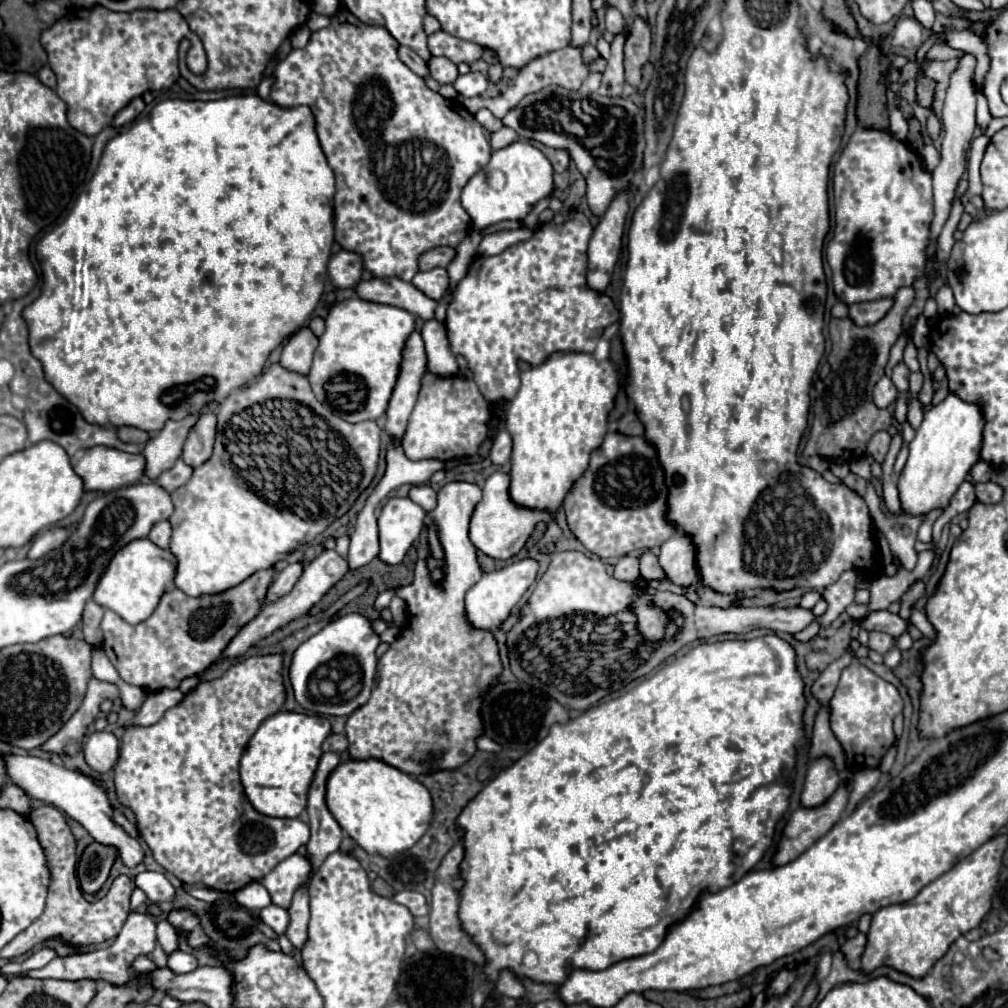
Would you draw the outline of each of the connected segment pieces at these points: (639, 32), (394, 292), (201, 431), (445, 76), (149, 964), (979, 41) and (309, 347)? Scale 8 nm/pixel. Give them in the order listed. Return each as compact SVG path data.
M637 18L625 42L625 80L635 88L641 82L641 68L643 64L649 62L649 54L651 54L651 30L645 20Z
M371 278L367 282L359 282L355 290L363 300L403 308L421 320L433 320L435 316L437 302L421 294L421 290L411 282L403 282L399 278Z
M207 412L191 428L183 446L183 456L181 456L191 468L197 468L209 460L213 452L213 442L215 442L215 426L217 426L215 414Z
M431 58L429 60L429 68L431 68L431 76L439 82L439 84L453 84L459 76L457 64L453 64L449 58Z
M139 954L133 962L131 962L131 970L135 970L135 972L141 972L141 974L151 974L153 970L157 970L159 966L153 962L153 960L149 960L145 954Z
M947 26L943 30L945 34L945 44L949 44L951 48L963 50L967 54L973 54L973 58L977 60L975 66L975 84L981 88L983 86L983 78L989 70L989 56L987 56L987 48L981 36L969 32L969 30L955 30L951 26Z
M309 328L299 330L283 348L281 366L285 366L285 370L289 370L289 372L297 372L297 374L307 376L317 342L319 340L313 336L313 332Z

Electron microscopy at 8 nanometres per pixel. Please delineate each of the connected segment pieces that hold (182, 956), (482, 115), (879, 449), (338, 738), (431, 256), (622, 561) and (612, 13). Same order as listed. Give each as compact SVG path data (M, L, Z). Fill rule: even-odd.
M173 952L169 958L167 958L167 968L175 974L187 974L187 972L193 972L197 968L197 958L193 954L187 954L187 952Z
M479 110L479 112L475 114L475 118L477 118L477 122L479 122L487 132L497 132L497 130L503 126L503 122L497 120L489 110Z
M881 430L877 434L873 434L873 438L869 440L869 454L877 460L877 462L883 462L887 450L889 450L889 444L891 444L891 436Z
M331 734L331 736L327 736L327 740L323 742L323 750L325 750L325 752L341 754L343 750L347 750L347 738L345 738L343 734Z
M441 246L441 248L433 248L429 252L425 252L421 258L419 258L419 270L431 270L435 266L447 266L453 258L455 258L455 248L449 248L449 246Z
M623 556L615 562L615 574L617 580L627 580L633 582L639 578L639 558L635 556Z
M609 8L607 10L607 16L605 16L605 24L607 24L607 32L611 32L613 36L617 36L617 34L623 34L625 32L625 18L623 18L623 14L617 10L617 8Z

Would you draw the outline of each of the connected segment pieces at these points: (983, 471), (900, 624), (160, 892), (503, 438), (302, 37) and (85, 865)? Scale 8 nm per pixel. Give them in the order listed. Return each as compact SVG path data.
M979 460L973 468L971 468L971 476L975 482L987 482L991 478L991 466L983 460Z
M879 610L879 612L871 612L869 618L863 622L865 630L881 630L887 632L891 636L901 636L903 632L909 630L909 620L903 620L899 614L891 614L887 610Z
M141 872L135 878L137 888L141 888L151 902L171 902L175 900L175 888L161 872Z
M501 430L495 440L493 440L493 448L491 448L491 460L493 464L505 464L511 458L511 436L507 430Z
M306 26L297 28L290 36L290 42L293 48L303 48L307 45L311 31Z
M91 842L83 850L77 862L77 878L83 894L95 896L103 888L113 868L113 858L117 858L117 854L113 854L113 846L101 846L99 842Z

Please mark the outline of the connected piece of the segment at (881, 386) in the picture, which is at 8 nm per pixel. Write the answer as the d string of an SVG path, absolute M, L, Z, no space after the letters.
M883 376L883 378L877 382L875 392L873 392L875 404L877 404L879 408L889 408L889 406L895 402L895 398L897 398L897 388L893 386L891 378Z

